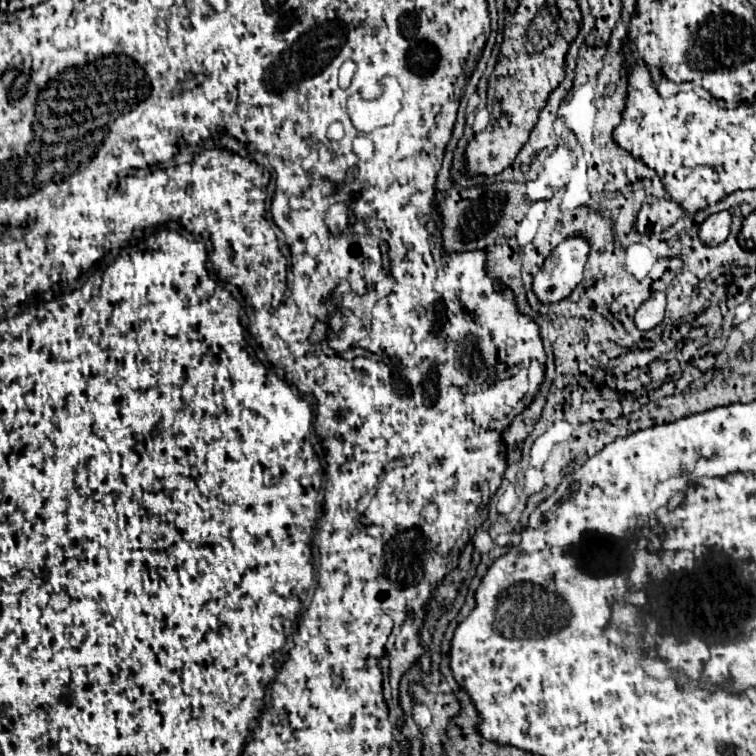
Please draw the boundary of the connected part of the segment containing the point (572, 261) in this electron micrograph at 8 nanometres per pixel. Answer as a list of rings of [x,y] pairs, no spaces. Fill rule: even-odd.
[[[570,236],[560,242],[534,276],[534,292],[542,302],[560,302],[580,284],[588,260],[590,242],[584,236]]]

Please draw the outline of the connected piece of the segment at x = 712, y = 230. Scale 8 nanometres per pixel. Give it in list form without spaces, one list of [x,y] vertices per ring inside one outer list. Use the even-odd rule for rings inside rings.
[[[722,210],[722,212],[716,212],[716,214],[710,214],[702,226],[700,226],[700,240],[708,246],[716,246],[720,242],[724,242],[730,234],[730,224],[732,224],[732,216],[730,212]]]

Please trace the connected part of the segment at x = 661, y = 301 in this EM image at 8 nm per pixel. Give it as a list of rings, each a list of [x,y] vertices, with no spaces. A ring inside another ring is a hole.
[[[652,292],[650,298],[646,298],[638,312],[634,314],[634,324],[640,330],[652,330],[654,326],[658,326],[664,318],[666,312],[666,294],[664,292]]]

